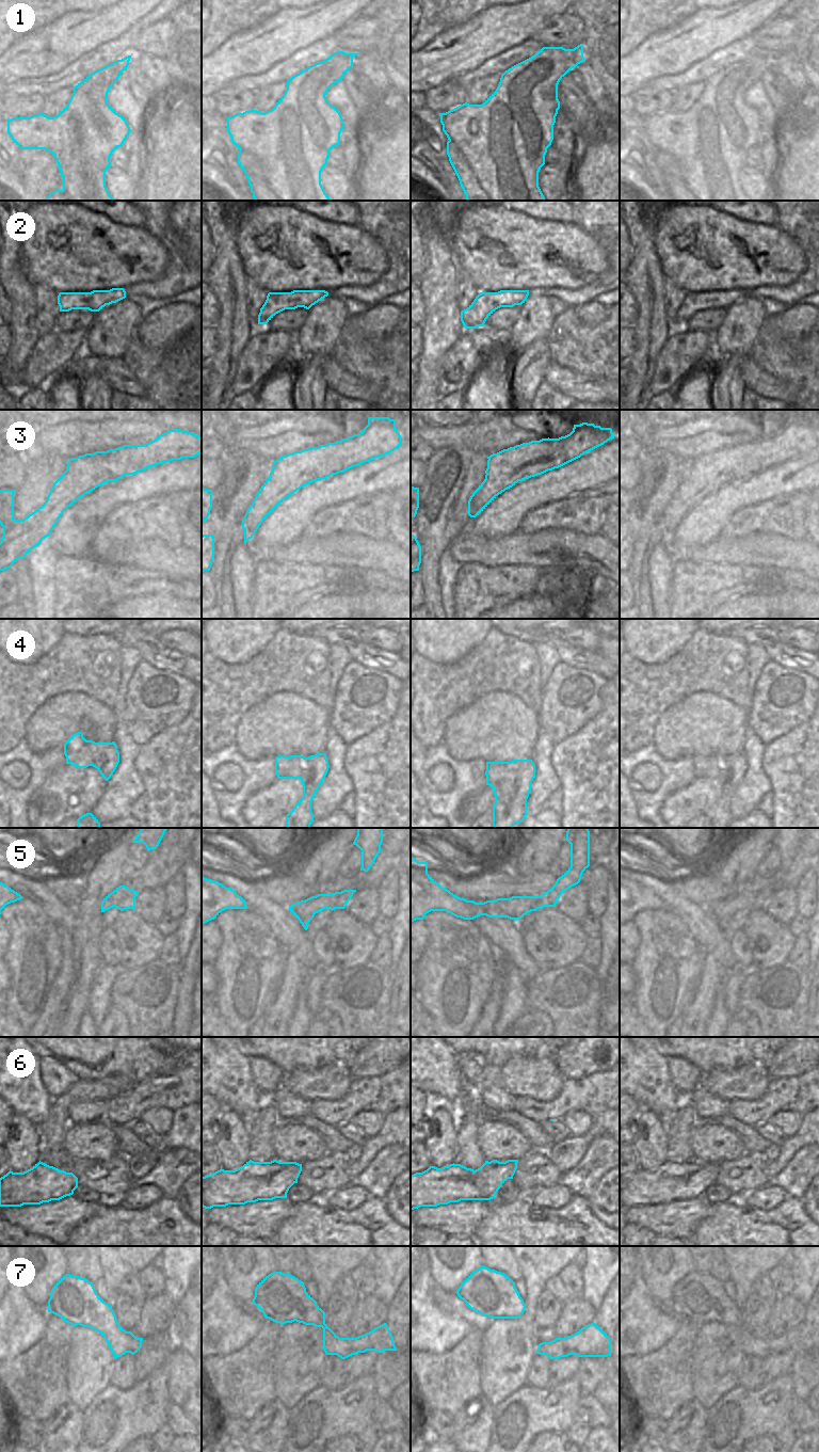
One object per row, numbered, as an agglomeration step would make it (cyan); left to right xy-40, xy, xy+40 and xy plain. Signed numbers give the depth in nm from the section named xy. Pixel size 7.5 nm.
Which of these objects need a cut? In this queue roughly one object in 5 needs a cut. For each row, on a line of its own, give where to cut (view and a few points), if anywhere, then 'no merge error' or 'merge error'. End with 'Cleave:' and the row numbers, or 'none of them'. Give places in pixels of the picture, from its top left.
1: xy+40 (449, 140), (461, 150), (480, 186), (492, 200) | merge error
2: no cut | no merge error
3: xy+40 (469, 498), (470, 515) | merge error
4: no cut | no merge error
5: no cut | no merge error
6: no cut | no merge error
7: no cut | no merge error
Cleave: 1, 3

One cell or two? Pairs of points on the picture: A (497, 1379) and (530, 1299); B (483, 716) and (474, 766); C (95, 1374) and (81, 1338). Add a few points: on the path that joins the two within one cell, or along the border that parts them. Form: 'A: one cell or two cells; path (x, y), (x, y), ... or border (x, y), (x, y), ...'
A: one cell; path (506, 1359), (508, 1346), (523, 1330), (526, 1320)
B: two cells; border (450, 753), (460, 761), (486, 761)
C: one cell; path (89, 1366), (89, 1350), (86, 1346)

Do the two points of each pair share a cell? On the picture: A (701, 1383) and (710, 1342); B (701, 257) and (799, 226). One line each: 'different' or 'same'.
A: same
B: different

